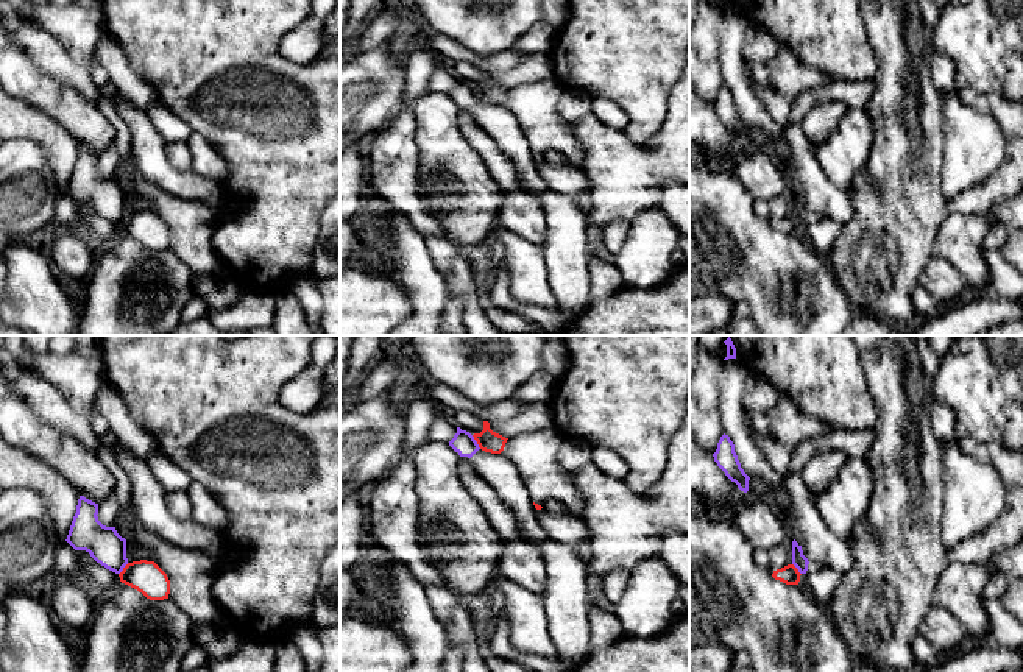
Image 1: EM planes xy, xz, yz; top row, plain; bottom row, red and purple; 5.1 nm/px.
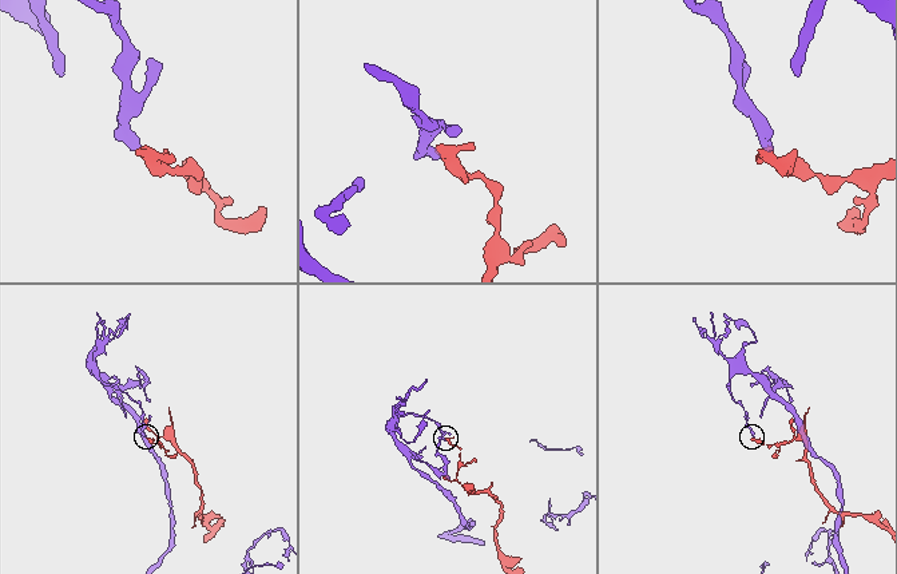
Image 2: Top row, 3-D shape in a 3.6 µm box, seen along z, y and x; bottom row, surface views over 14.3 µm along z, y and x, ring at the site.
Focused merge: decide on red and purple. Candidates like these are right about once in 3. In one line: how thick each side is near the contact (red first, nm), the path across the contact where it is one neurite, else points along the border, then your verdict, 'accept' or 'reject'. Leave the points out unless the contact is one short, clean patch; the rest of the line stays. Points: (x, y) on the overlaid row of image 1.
calibres 110 and 120 nm; border xz (471, 435), (481, 448); reject

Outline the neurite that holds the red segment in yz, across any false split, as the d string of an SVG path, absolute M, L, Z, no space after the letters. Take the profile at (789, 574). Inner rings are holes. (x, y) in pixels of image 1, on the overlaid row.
M788 564L788 566L781 568L781 569L777 569L772 574L772 577L775 580L780 580L780 582L783 582L786 585L798 585L800 575L802 574L798 572L798 569L794 564Z

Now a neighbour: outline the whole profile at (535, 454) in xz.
M555 427L526 432L508 438L501 455L516 465L535 504L544 507L547 499L557 499L568 511L582 516L583 496L575 488L572 471L558 462L563 441L565 437Z

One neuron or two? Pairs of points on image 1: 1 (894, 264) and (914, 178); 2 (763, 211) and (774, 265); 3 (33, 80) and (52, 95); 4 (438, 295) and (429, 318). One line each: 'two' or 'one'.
1: one
2: two
3: one
4: one

